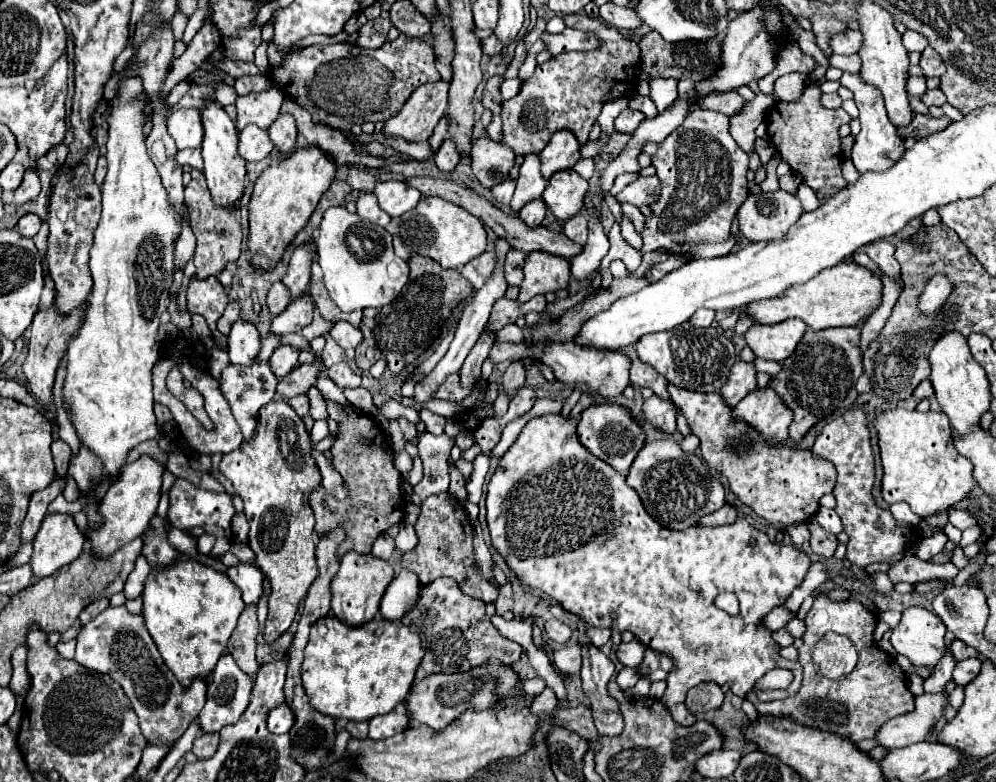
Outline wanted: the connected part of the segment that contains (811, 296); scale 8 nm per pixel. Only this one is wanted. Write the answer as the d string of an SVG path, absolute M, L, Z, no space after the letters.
M856 262L836 264L836 268L826 268L814 280L792 286L780 296L770 300L750 302L742 314L750 314L758 324L780 324L788 318L800 318L812 330L824 330L834 326L856 326L864 316L872 314L882 300L882 282L864 266Z

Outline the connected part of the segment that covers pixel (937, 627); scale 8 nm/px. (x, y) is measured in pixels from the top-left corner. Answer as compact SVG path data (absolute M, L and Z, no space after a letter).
M910 606L902 612L902 620L894 628L890 642L896 654L906 656L912 666L934 670L946 656L944 634L946 626L934 612L920 606Z

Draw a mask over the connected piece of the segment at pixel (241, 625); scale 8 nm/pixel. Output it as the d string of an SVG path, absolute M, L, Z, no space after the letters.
M248 604L244 612L238 618L238 624L228 640L228 650L234 656L236 664L248 672L256 674L258 672L258 662L254 656L254 646L256 646L256 634L258 634L258 606Z

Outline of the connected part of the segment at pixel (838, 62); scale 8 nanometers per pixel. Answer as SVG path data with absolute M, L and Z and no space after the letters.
M834 54L830 58L830 66L834 68L840 68L844 72L860 72L860 66L862 66L862 60L858 54L850 54L850 56L838 56Z

